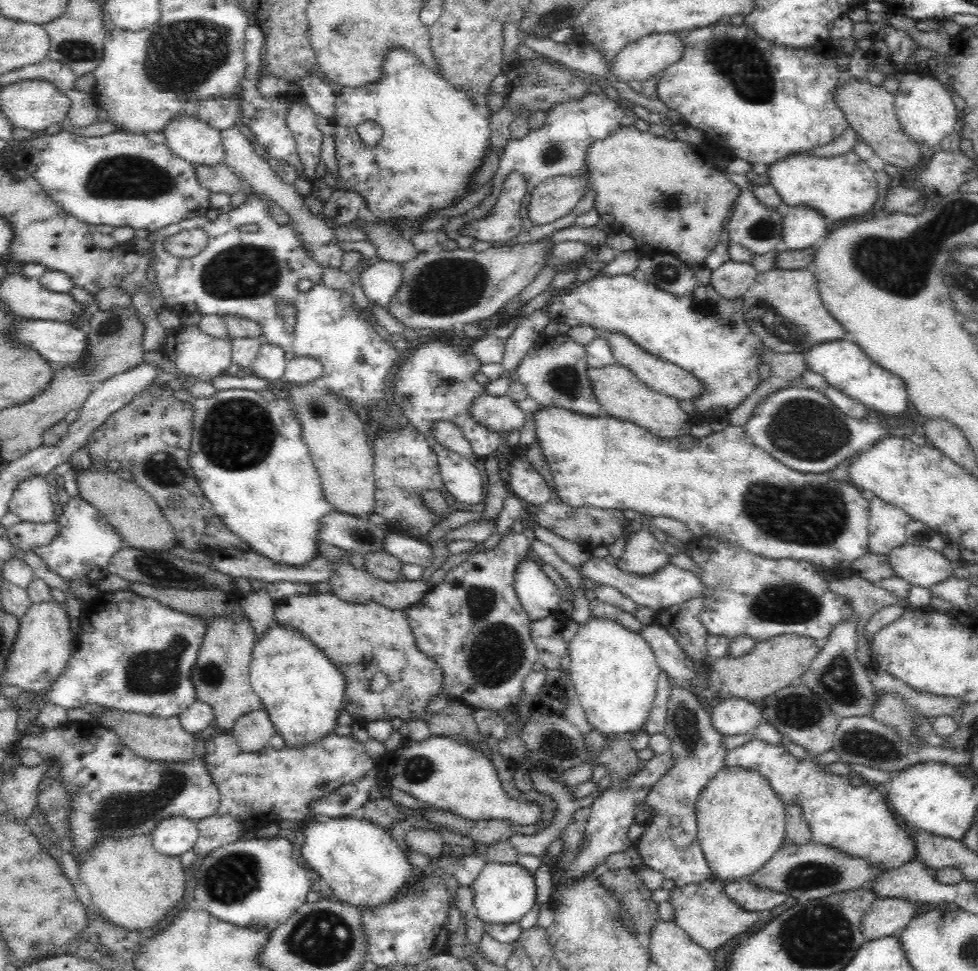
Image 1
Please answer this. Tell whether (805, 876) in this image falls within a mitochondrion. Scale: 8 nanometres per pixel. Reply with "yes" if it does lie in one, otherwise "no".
yes

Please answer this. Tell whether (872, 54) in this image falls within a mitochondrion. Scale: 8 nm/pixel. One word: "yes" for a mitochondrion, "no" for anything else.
no

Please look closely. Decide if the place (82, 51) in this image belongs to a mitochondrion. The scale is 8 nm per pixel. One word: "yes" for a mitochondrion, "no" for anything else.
yes

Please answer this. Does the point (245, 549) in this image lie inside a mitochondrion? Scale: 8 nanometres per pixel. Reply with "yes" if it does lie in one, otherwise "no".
no

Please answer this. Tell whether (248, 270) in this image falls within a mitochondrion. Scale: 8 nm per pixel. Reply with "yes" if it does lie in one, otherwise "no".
yes

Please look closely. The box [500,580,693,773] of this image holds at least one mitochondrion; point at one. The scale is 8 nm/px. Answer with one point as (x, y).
(552, 742)

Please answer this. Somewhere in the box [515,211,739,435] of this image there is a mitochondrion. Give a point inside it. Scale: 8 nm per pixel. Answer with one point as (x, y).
(565, 379)

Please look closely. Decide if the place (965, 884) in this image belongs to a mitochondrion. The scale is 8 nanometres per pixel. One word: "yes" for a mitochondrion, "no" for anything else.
no

